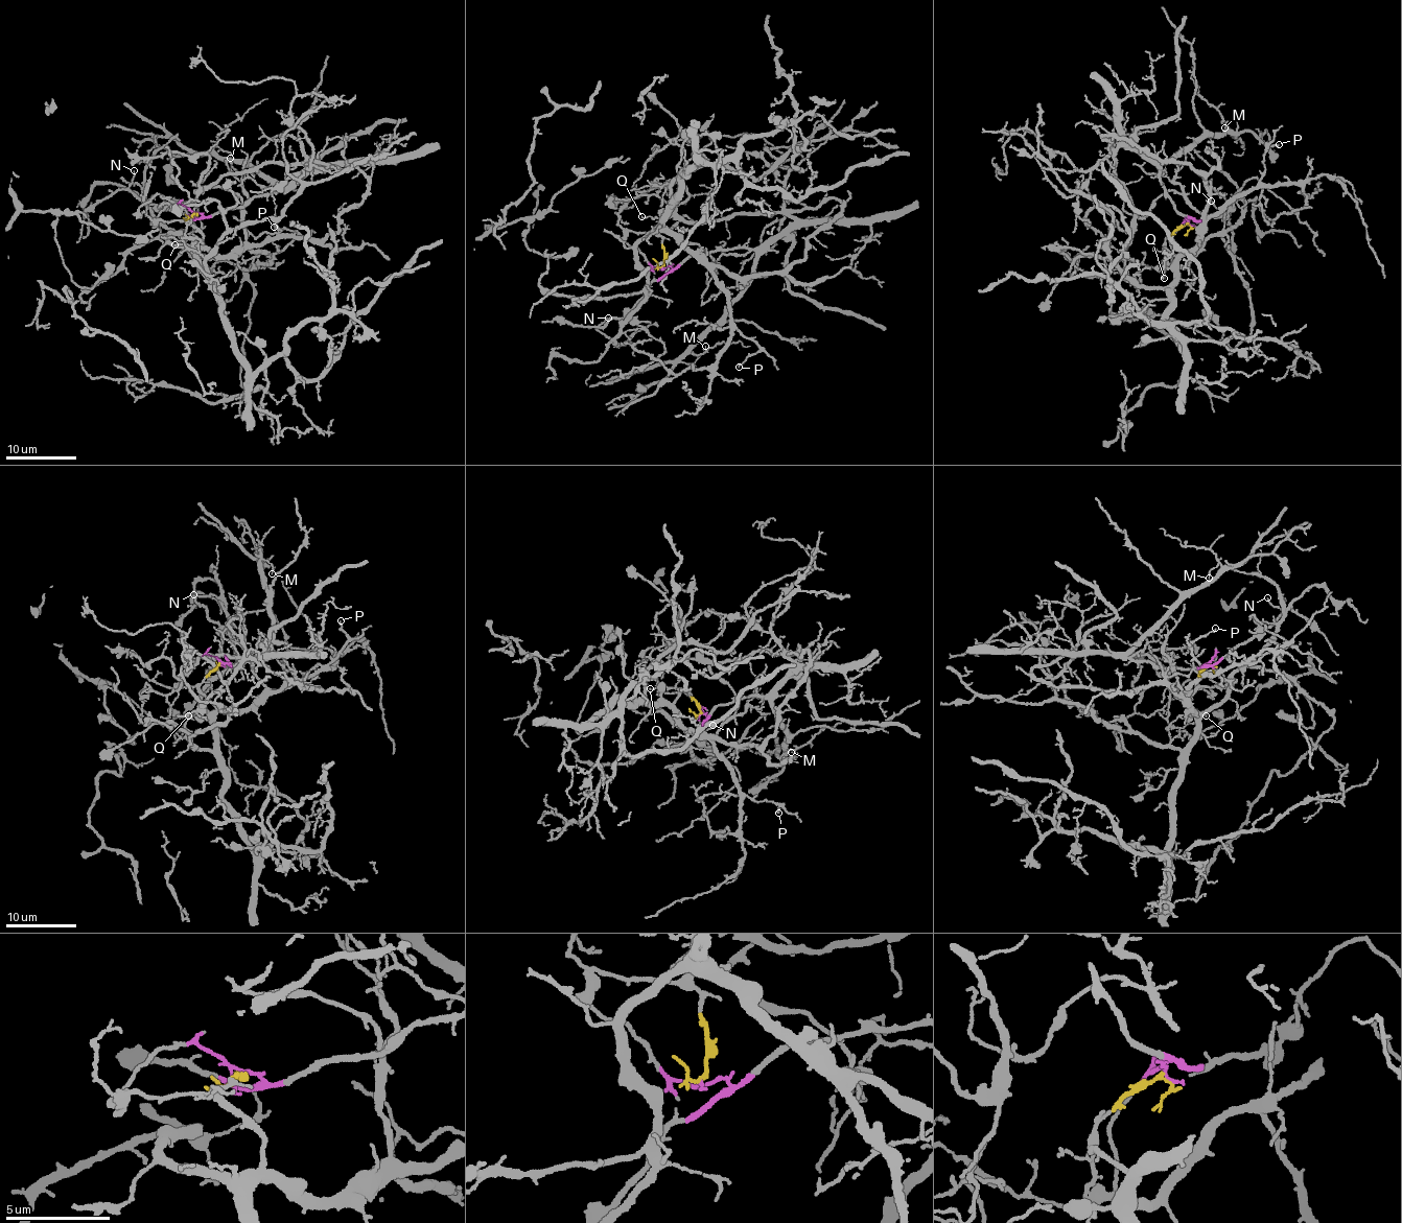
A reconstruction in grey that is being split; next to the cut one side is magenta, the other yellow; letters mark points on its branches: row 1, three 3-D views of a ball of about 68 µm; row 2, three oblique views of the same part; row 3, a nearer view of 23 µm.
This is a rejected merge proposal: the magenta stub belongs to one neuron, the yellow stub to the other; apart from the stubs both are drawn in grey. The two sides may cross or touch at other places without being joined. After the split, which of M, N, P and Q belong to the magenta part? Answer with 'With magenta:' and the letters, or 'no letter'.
With magenta: M, N

